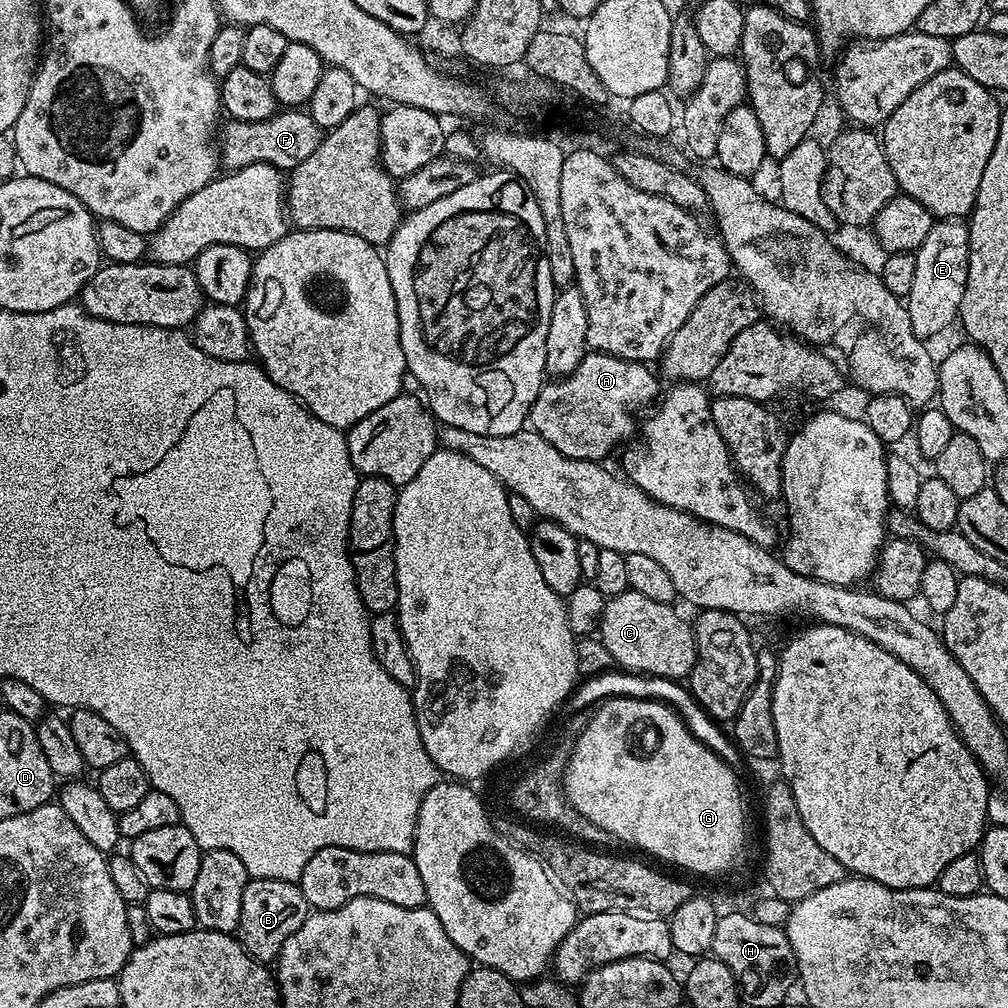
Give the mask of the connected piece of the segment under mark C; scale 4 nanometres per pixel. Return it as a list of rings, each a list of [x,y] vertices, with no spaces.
[[[626,591],[617,596],[605,599],[604,609],[600,612],[598,633],[608,656],[613,660],[613,665],[627,670],[632,674],[646,676],[660,676],[663,680],[683,681],[692,675],[692,668],[696,665],[696,634],[691,623],[688,624],[675,612],[672,604],[653,602],[646,598],[646,594]]]

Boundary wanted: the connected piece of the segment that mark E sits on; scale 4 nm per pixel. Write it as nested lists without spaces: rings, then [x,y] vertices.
[[[940,218],[930,226],[930,234],[915,250],[914,283],[906,297],[910,326],[921,338],[944,332],[948,324],[957,323],[962,294],[966,294],[966,278],[970,262],[970,234],[967,223],[960,218]]]

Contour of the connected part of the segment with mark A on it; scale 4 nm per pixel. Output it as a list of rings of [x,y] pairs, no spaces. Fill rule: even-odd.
[[[589,351],[569,376],[549,379],[540,389],[538,398],[534,398],[532,407],[531,431],[546,438],[546,442],[550,442],[550,446],[554,446],[554,450],[561,452],[566,458],[607,461],[607,456],[616,447],[619,449],[627,445],[637,435],[638,416],[636,420],[635,412],[639,408],[647,409],[661,395],[662,387],[660,388],[659,382],[656,381],[657,373],[652,373],[648,368],[651,367],[639,360],[627,360],[605,352]]]

